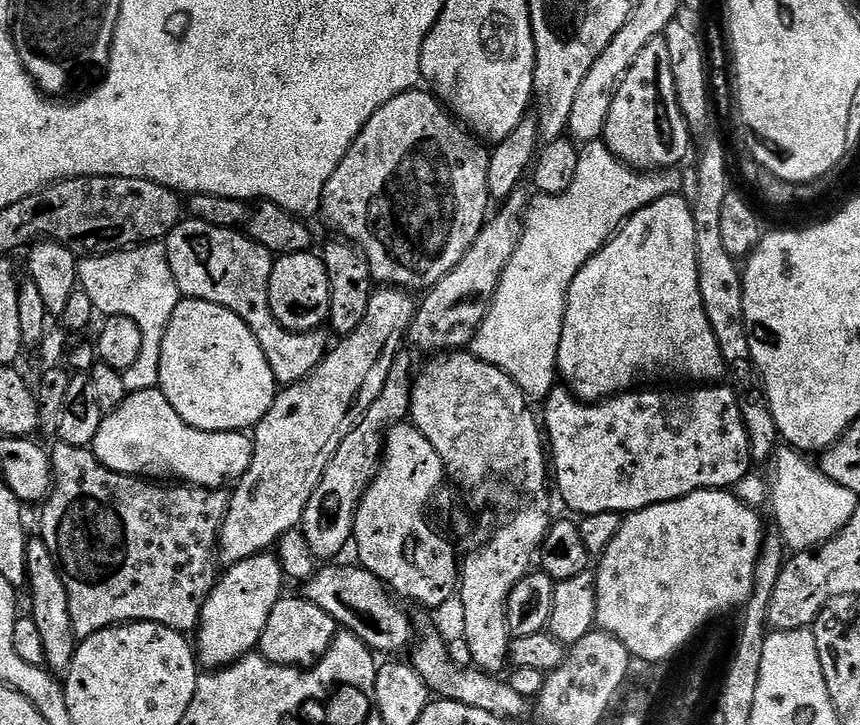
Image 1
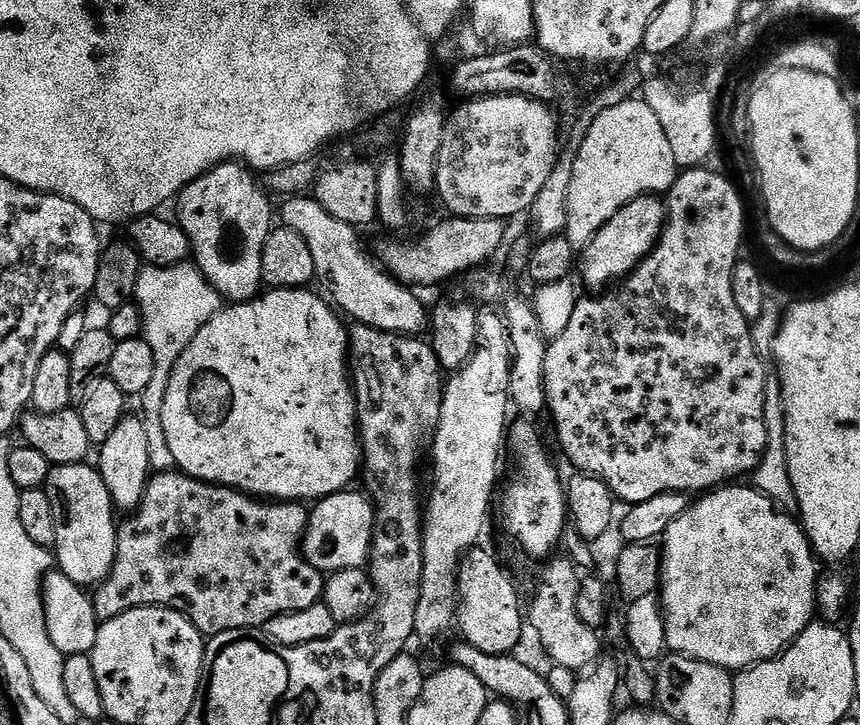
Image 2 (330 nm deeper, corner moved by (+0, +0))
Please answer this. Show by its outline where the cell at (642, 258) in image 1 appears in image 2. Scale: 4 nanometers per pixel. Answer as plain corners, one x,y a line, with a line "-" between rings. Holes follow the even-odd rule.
659,195
639,196
634,202
622,206
592,241
582,250
578,260
578,276
584,279
588,290
604,290
613,282
633,272
643,260
650,255
660,238
666,219
666,204
-
612,280
612,281
611,281

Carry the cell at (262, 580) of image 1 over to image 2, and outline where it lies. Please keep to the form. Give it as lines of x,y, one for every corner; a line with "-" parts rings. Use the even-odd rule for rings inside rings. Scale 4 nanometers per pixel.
345,490
321,496
311,505
302,551
306,560
319,572
331,574
338,570
364,568
372,554
376,506
372,503
371,495
363,491
352,491

